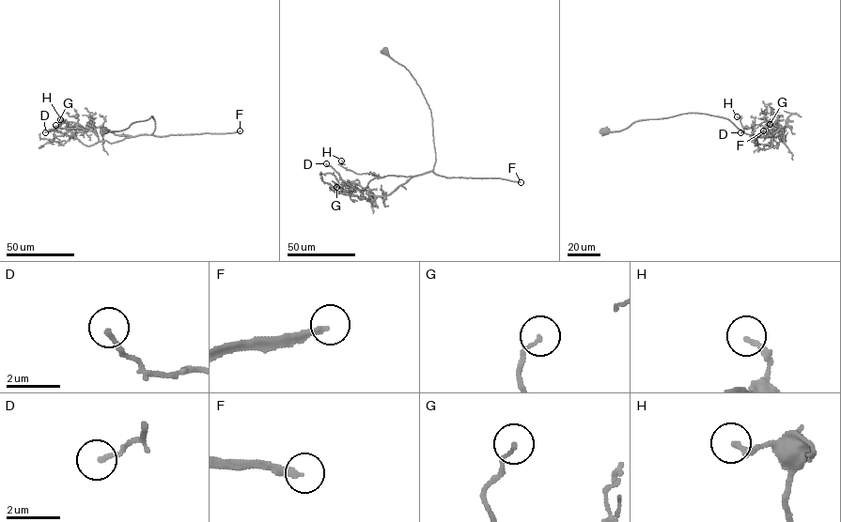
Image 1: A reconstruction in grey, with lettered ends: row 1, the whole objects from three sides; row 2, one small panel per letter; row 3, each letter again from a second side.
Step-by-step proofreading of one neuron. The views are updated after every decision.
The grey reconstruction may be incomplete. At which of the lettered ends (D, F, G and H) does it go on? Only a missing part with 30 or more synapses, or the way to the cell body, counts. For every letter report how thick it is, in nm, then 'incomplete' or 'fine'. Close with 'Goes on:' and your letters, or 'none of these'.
D: calibre 160 nm; fine
F: calibre 200 nm; incomplete
G: calibre 110 nm; fine
H: calibre 180 nm; fine
Goes on: F

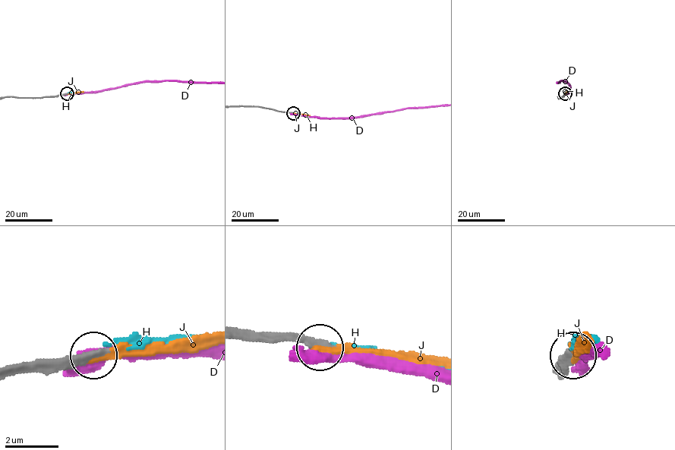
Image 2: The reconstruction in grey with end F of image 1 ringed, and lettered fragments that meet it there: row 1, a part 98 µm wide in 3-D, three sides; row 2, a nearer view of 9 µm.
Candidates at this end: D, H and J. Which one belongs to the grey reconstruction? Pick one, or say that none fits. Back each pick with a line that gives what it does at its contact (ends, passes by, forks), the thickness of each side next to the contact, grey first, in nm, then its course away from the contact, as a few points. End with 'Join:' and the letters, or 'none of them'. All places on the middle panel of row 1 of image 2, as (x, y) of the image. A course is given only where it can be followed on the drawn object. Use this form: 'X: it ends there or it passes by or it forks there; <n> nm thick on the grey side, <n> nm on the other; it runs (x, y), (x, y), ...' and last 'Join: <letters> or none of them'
J: it ends there; 320 nm thick on the grey side, 240 nm on the other; it runs (292, 114), (310, 115)
Join: J

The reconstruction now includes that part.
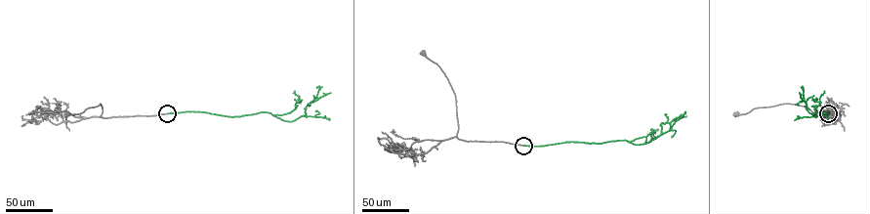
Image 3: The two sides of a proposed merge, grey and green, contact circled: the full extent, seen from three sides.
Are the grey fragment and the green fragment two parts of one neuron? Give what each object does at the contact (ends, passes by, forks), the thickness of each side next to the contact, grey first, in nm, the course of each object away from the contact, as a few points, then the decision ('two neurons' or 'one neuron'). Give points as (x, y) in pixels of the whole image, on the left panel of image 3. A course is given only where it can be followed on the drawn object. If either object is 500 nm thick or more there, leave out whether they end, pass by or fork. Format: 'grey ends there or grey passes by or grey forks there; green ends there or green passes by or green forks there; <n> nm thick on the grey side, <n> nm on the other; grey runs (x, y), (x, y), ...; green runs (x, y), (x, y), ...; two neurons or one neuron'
grey ends there; green ends there; 280 nm thick on the grey side, 320 nm on the other; grey runs (167, 113), (103, 117), (101, 104), (80, 113), (66, 114); green runs (167, 113), (201, 111), (233, 116), (269, 112), (291, 121), (306, 116), (306, 106), (316, 100), (316, 88); one neuron

